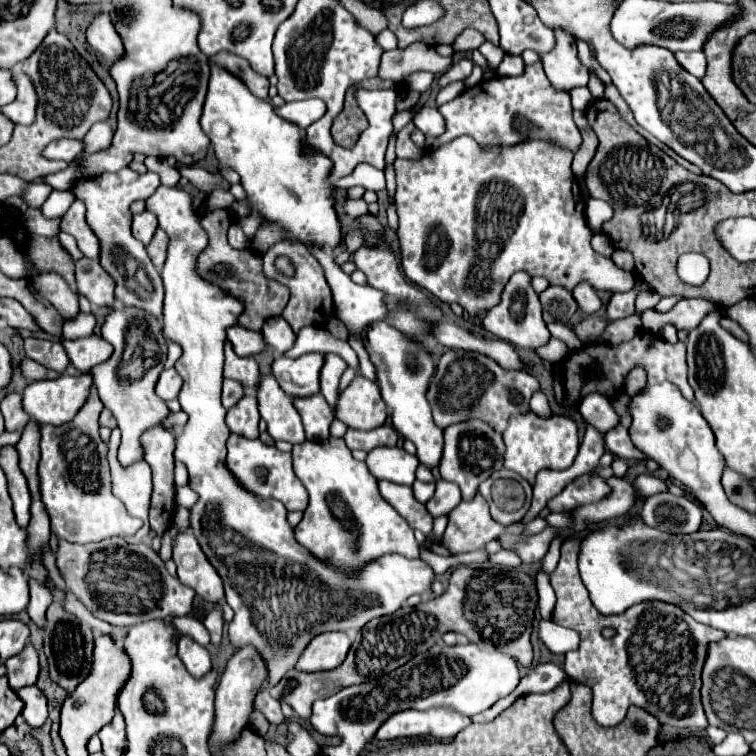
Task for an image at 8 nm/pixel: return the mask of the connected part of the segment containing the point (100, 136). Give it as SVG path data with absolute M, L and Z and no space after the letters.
M107 122L95 124L95 126L87 132L87 136L83 138L83 140L85 140L85 150L83 150L81 156L93 154L93 152L99 152L99 150L107 148L107 146L111 144L111 136L113 136L113 130L111 130L111 126L109 126Z

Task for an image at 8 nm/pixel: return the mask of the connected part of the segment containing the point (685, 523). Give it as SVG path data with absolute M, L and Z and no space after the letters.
M657 494L645 500L641 518L647 526L669 534L691 534L701 526L701 506L685 496Z

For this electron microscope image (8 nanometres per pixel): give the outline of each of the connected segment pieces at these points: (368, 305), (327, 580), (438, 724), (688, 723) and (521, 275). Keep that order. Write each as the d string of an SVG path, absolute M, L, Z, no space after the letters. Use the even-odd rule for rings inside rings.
M309 248L313 252L313 256L321 262L321 266L325 268L325 276L327 276L327 284L331 288L331 294L333 294L333 310L337 314L337 318L349 328L351 334L361 334L361 330L375 322L375 320L383 320L387 316L387 310L385 304L383 304L383 298L385 298L385 292L381 290L375 290L371 286L359 286L355 284L349 274L345 274L339 266L335 266L333 258L329 254L325 254L325 250L319 250L319 248Z
M159 186L157 192L147 198L147 210L151 210L151 212L157 214L157 218L159 218L159 228L163 228L163 230L167 232L167 236L169 236L167 258L164 264L163 274L161 274L163 284L165 284L163 332L165 332L167 338L171 338L171 340L175 340L177 344L183 346L183 356L177 360L175 368L177 368L177 372L183 376L183 382L185 382L183 388L181 388L181 394L179 394L179 402L181 402L181 408L189 414L189 420L187 420L183 432L177 436L175 458L181 460L181 462L187 466L187 470L189 470L189 486L199 494L199 502L191 508L191 526L193 526L195 538L199 540L201 550L205 552L205 556L209 558L209 562L211 562L211 564L215 566L215 570L219 572L219 576L221 576L221 580L223 580L223 584L225 584L225 598L227 598L227 604L229 604L229 606L233 608L233 612L235 612L235 618L233 618L231 624L229 624L229 640L231 640L231 644L233 644L237 650L239 650L239 648L245 648L245 646L253 646L253 648L257 648L259 656L265 660L267 678L265 678L265 682L263 682L261 688L259 688L259 692L263 692L263 690L273 688L273 686L285 676L285 672L291 670L291 668L297 664L297 660L299 660L299 656L301 656L301 650L305 650L305 644L309 644L309 640L313 640L313 636L323 634L323 632L331 632L331 630L341 630L341 632L359 630L359 628L363 628L371 618L379 618L379 616L385 616L385 614L393 614L395 610L401 608L401 604L403 604L409 596L429 592L429 590L431 590L431 580L433 580L435 576L433 576L431 566L425 564L421 558L419 558L419 560L411 560L411 558L405 558L405 556L401 556L401 554L385 554L385 556L381 556L381 558L377 558L377 560L371 560L365 568L361 568L361 570L357 570L357 572L351 572L351 574L345 574L345 572L341 572L341 570L335 570L329 562L317 560L307 548L303 548L301 544L297 544L297 540L295 540L295 536L293 536L293 528L291 528L291 524L287 522L287 508L285 508L281 502L277 502L277 500L261 500L259 496L251 496L245 488L239 486L239 482L233 478L233 474L225 468L225 452L227 452L225 442L227 442L227 436L229 436L229 428L227 428L227 424L225 424L225 412L227 412L227 410L225 410L223 404L221 404L221 380L223 380L221 372L223 372L225 328L237 324L237 318L241 316L241 310L245 310L245 304L241 304L241 300L237 300L235 296L231 298L229 292L225 292L223 288L217 288L215 284L209 284L207 280L201 280L201 276L197 276L197 256L199 256L199 254L203 252L203 248L207 246L207 232L201 228L199 216L197 216L195 210L193 210L193 200L191 200L191 196L189 196L183 188Z
M429 708L425 712L395 712L381 724L377 730L377 740L393 740L403 736L435 736L435 738L453 738L463 728L473 724L475 718L461 716L451 708Z
M567 538L561 546L561 560L557 568L551 572L551 586L557 594L557 606L553 610L553 622L559 626L571 628L579 632L579 650L565 654L565 672L575 682L581 682L593 690L593 718L601 726L615 726L623 720L629 706L639 706L651 712L661 720L661 724L677 726L677 728L707 728L707 718L701 706L701 668L707 656L707 644L717 642L725 638L725 632L709 628L707 624L701 624L693 620L683 608L677 608L669 602L641 602L629 608L623 614L617 616L605 616L593 608L589 600L589 592L585 584L581 582L579 568L577 568L577 556L581 550L581 538ZM605 628L613 628L615 636L605 638L601 632Z
M517 272L511 276L511 280L507 282L507 286L501 294L501 304L497 304L493 310L489 310L481 320L483 320L483 326L493 336L511 342L517 348L525 348L525 350L531 348L533 350L533 348L547 344L547 340L551 338L551 334L543 322L539 294L533 290L531 276L527 272Z

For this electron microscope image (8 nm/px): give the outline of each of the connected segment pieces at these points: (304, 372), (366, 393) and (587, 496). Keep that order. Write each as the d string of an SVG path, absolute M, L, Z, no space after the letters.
M305 354L299 358L279 356L273 362L273 376L291 398L305 398L319 392L319 374L325 364L325 354Z
M359 374L341 392L335 414L341 422L345 422L351 428L371 430L373 426L381 426L385 422L387 406L381 400L379 386L373 380Z
M587 472L577 476L571 484L565 486L561 494L557 494L547 506L551 512L563 512L563 510L575 510L583 504L593 504L609 496L609 484L605 478L601 478L597 472Z

